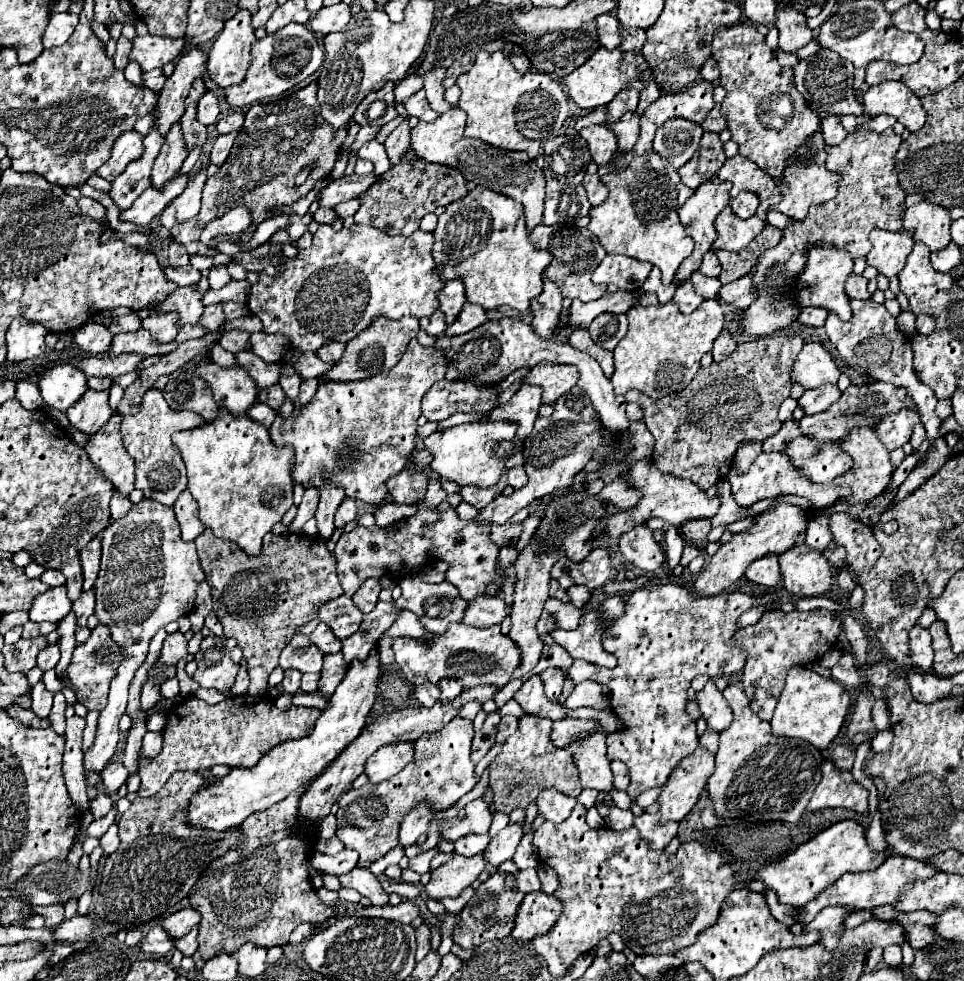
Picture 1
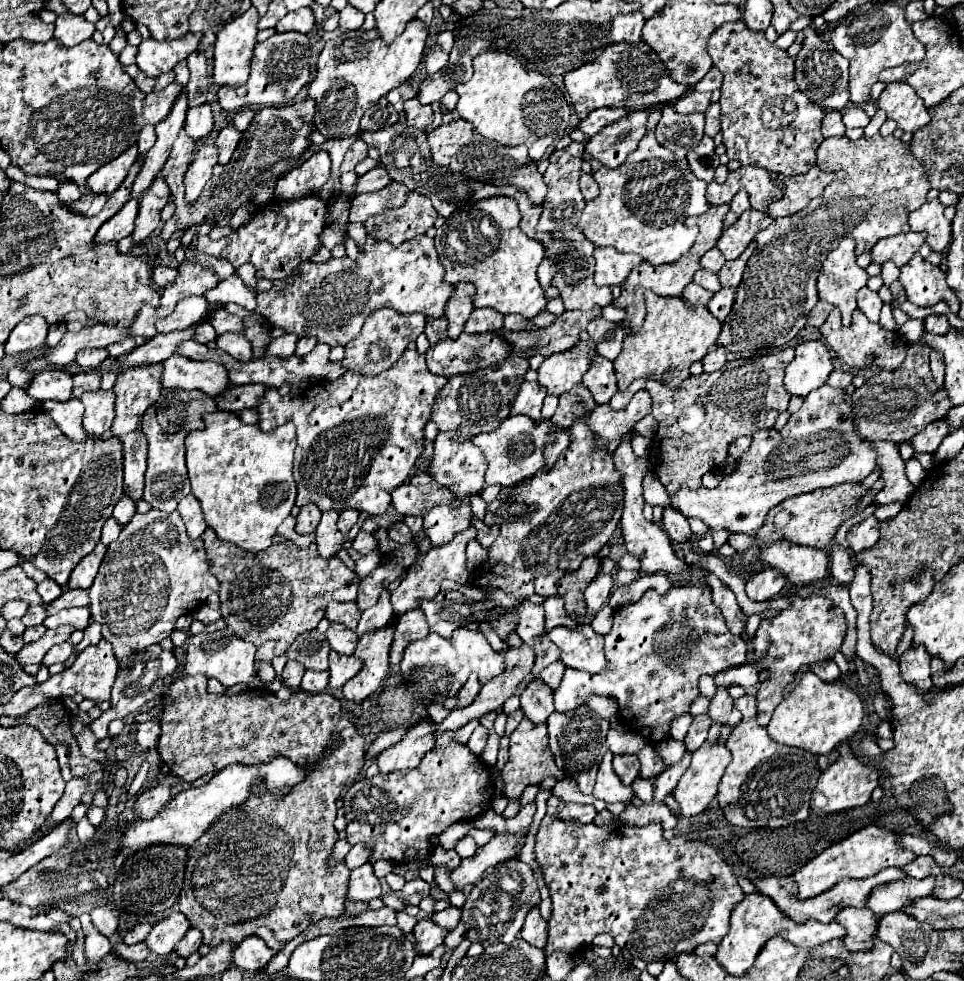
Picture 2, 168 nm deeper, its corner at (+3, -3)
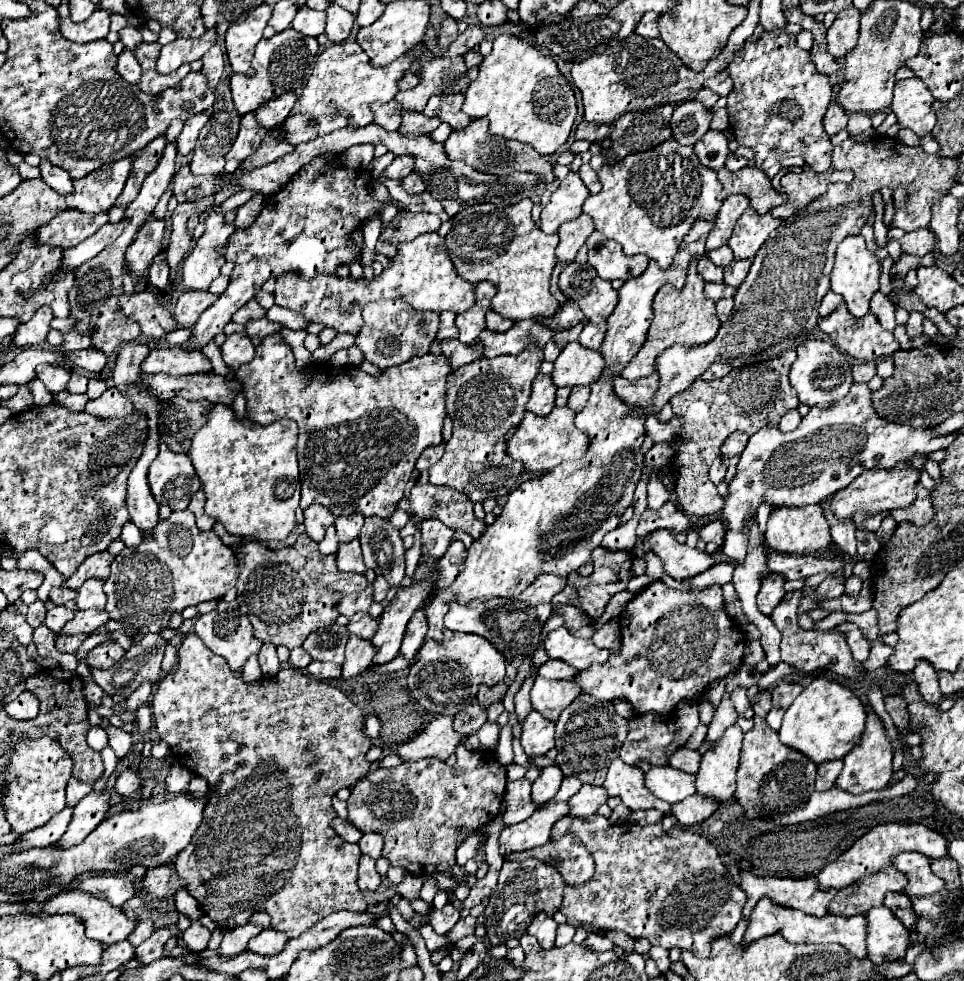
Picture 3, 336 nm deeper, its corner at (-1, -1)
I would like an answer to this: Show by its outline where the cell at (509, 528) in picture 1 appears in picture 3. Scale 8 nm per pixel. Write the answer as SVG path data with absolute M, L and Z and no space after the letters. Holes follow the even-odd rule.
M416 484L410 492L410 508L418 518L438 518L450 528L470 534L474 540L486 530L486 524L474 516L472 500L448 486Z

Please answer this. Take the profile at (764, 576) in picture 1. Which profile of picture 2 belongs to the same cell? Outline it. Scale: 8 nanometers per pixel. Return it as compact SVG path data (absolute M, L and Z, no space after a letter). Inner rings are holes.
M764 568L764 570L758 570L752 578L748 578L746 594L754 602L766 602L774 598L784 588L784 584L786 584L786 578L778 570Z

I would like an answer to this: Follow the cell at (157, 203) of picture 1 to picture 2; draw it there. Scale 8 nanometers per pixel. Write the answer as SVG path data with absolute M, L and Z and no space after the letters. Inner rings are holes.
M138 200L126 202L116 216L112 216L108 222L100 226L100 230L94 236L94 244L106 244L106 242L118 242L132 234L134 230L134 218L138 214Z

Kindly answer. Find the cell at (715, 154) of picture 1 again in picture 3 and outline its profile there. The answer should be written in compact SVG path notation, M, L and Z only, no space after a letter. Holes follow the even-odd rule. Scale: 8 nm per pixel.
M706 132L696 144L694 144L694 154L700 158L700 162L718 172L724 168L724 160L728 158L728 140L724 138L722 132Z

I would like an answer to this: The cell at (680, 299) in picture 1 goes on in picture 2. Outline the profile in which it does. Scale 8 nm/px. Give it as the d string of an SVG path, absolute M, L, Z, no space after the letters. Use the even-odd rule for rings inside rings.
M694 282L684 290L684 298L686 298L692 306L696 306L696 304L704 304L704 306L706 306L712 296L714 296L712 292L704 290L702 286L698 286L698 284L694 284Z

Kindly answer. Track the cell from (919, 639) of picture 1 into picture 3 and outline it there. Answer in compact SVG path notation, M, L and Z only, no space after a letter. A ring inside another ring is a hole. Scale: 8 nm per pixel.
M918 660L912 674L914 674L914 680L918 684L922 698L928 704L938 704L942 700L942 692L938 688L938 676L936 676L936 670L932 668L932 664L928 660Z

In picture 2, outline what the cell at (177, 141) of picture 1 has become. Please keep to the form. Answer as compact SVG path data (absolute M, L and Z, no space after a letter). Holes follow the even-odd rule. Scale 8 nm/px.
M158 176L152 186L148 188L148 194L140 198L140 214L136 218L136 228L132 232L132 244L144 242L160 224L160 210L166 206L170 196L168 186Z

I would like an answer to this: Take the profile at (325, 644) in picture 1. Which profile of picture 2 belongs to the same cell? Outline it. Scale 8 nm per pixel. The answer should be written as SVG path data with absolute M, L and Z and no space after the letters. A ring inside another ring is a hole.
M330 624L330 628L326 630L326 638L332 646L332 650L340 652L340 654L354 654L356 650L356 642L360 640L360 636L354 630L348 630L344 624Z

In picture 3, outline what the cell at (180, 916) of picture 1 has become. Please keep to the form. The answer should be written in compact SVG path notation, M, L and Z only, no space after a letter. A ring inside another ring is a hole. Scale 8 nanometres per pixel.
M158 928L152 932L152 936L148 940L144 940L140 946L136 946L136 956L142 960L142 964L150 964L152 960L162 958L164 954L164 944L168 942L168 938L172 936L170 928Z

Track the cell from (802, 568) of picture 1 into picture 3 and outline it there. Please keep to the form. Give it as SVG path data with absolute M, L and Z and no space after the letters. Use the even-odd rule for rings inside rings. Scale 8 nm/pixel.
M820 506L808 508L776 508L772 512L768 528L764 532L766 550L794 556L816 556L830 546L830 526L824 518L824 510Z

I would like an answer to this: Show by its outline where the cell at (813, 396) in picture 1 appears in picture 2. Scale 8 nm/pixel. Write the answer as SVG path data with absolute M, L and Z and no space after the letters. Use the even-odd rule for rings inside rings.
M834 370L834 372L830 374L830 378L828 378L828 384L830 384L830 386L846 388L848 384L852 384L852 380L854 380L854 374L844 372L844 370Z

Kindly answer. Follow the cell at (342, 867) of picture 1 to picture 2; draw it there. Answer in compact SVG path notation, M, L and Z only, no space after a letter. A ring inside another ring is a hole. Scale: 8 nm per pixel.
M356 844L356 846L352 846L352 850L346 856L346 864L348 864L348 868L362 866L370 860L370 856L372 856L372 848L368 844Z

